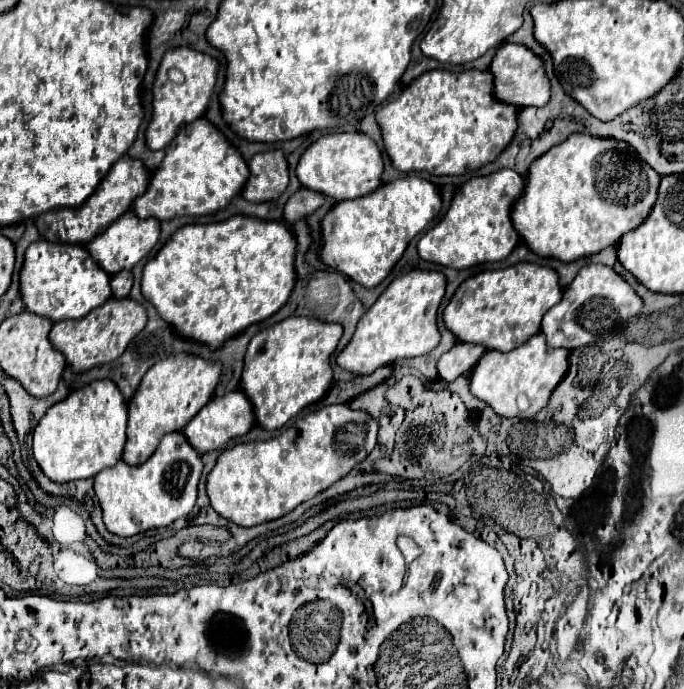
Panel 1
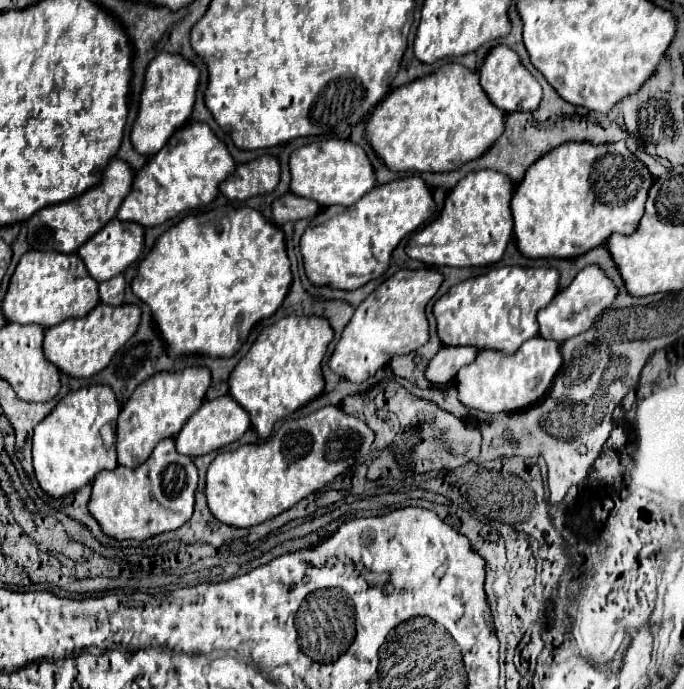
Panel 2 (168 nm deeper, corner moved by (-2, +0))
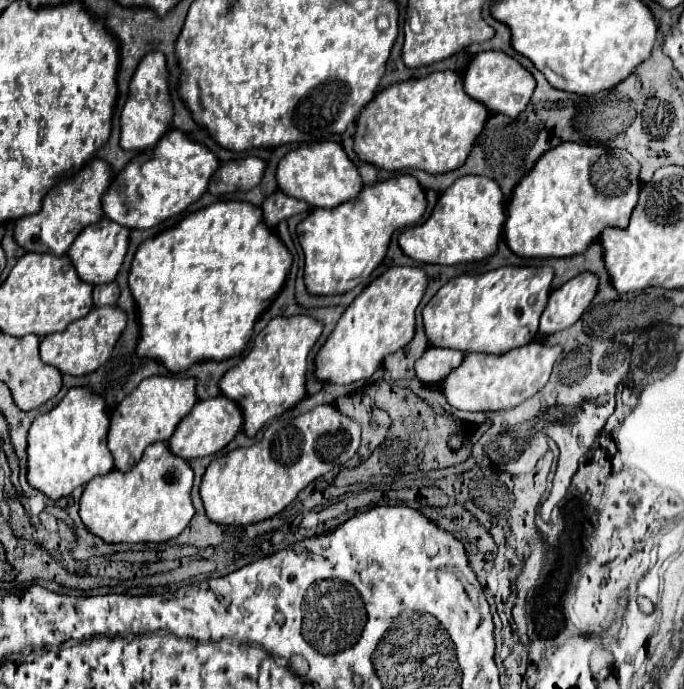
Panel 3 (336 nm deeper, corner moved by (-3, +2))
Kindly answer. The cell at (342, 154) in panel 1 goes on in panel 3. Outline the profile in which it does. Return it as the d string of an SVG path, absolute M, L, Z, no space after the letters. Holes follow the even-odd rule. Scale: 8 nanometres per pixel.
M327 141L309 147L297 147L289 151L277 167L277 185L285 195L307 201L311 207L337 207L353 197L363 187L363 181L357 173L357 167L349 161L347 153L339 143Z

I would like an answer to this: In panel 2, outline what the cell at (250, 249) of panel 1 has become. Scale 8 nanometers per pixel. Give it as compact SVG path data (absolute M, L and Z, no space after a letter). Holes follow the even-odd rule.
M240 207L184 217L180 223L172 225L140 261L138 275L132 279L130 287L152 309L170 355L204 353L210 357L232 357L246 341L250 329L258 321L268 319L282 305L290 283L292 273L282 229L266 221L256 209Z

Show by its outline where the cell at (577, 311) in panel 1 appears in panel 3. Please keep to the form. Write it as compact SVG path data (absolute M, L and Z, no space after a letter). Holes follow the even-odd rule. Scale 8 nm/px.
M581 273L559 289L551 291L549 303L541 315L539 333L547 337L551 333L571 327L589 307L591 299L597 293L597 285L599 279L593 273Z

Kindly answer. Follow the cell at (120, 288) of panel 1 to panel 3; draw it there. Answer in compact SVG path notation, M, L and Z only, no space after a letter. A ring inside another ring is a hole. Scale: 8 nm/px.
M117 283L95 285L95 289L93 289L93 307L115 305L117 299L119 299L119 287L117 287Z

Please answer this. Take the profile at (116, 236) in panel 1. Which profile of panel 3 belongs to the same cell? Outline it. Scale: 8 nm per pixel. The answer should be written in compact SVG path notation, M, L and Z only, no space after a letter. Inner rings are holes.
M101 219L97 225L87 225L77 235L77 241L69 247L67 255L73 261L73 265L77 269L77 275L85 283L103 285L103 283L113 283L115 281L115 277L117 277L117 273L123 265L127 247L129 247L129 229L125 229L123 225L115 225L109 219Z

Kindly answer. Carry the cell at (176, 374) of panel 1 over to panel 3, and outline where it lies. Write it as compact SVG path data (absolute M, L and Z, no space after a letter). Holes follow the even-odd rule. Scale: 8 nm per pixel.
M149 377L125 397L117 409L111 413L111 425L107 433L109 451L115 459L115 469L125 473L135 467L143 451L157 441L169 441L179 421L193 409L197 403L195 395L197 381L193 377Z

